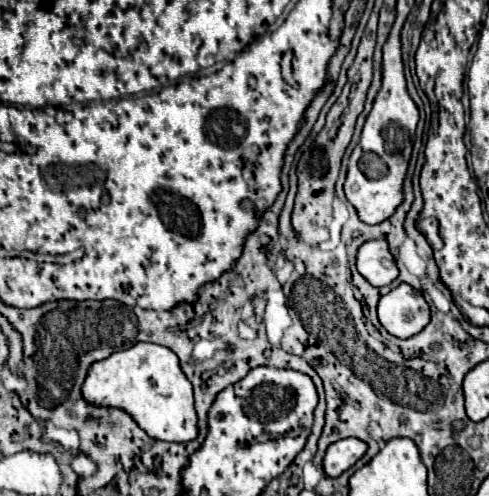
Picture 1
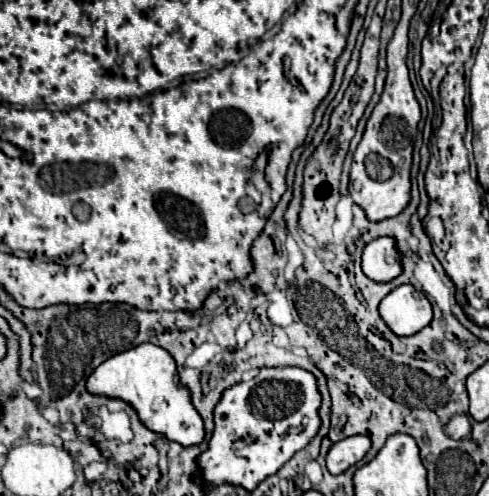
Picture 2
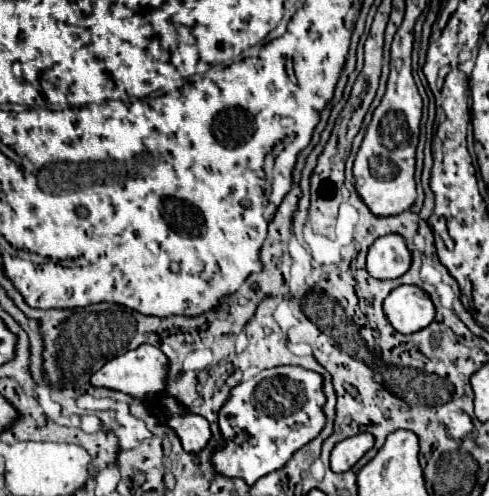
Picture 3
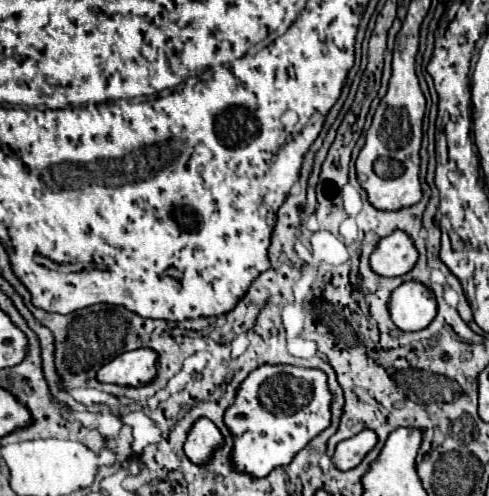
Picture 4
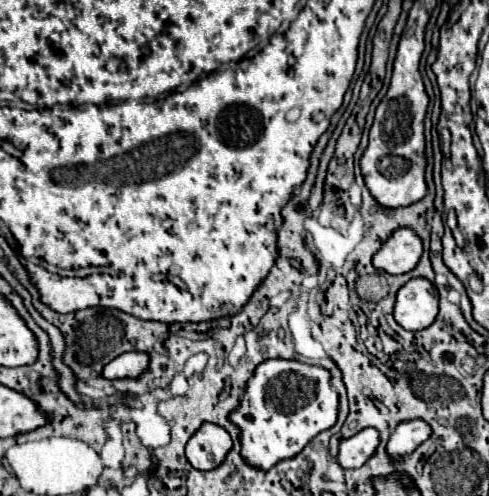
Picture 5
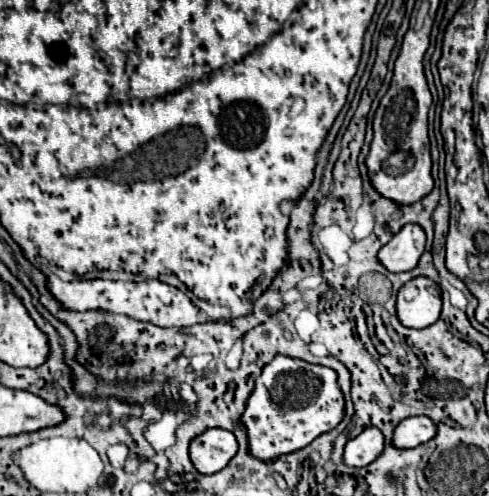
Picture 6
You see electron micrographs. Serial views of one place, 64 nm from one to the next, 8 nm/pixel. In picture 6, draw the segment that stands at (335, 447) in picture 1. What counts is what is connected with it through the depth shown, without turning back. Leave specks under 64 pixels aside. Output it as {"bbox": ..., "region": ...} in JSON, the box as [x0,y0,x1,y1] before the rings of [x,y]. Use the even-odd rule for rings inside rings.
{"bbox":[344,428,384,468],"region":[[[366,428],[362,434],[356,438],[348,440],[344,446],[344,464],[352,468],[362,468],[368,466],[376,456],[380,456],[384,448],[384,436],[378,428]]]}

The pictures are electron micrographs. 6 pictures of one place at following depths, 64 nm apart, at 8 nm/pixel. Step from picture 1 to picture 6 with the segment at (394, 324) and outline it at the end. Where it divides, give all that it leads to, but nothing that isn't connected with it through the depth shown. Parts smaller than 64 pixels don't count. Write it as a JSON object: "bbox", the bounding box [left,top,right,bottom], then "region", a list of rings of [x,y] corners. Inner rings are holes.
{"bbox":[398,278,440,328],"region":[[[412,278],[398,292],[398,320],[406,328],[426,328],[440,318],[440,288],[430,278]]]}

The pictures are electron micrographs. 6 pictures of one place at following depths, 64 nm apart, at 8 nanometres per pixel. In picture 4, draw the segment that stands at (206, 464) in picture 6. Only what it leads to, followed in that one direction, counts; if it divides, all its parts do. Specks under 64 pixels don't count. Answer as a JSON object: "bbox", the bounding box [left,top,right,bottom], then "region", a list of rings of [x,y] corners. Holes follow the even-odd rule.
{"bbox":[184,418,222,464],"region":[[[198,418],[186,436],[184,452],[194,464],[204,464],[218,446],[222,446],[220,430],[208,418]]]}

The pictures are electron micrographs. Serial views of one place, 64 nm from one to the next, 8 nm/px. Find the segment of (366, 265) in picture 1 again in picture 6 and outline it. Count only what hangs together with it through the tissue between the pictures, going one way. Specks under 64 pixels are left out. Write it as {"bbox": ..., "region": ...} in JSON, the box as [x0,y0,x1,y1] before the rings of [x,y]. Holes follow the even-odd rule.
{"bbox":[378,224,426,272],"region":[[[406,224],[386,246],[378,252],[378,262],[388,272],[408,272],[416,268],[424,252],[426,234],[416,224]]]}

